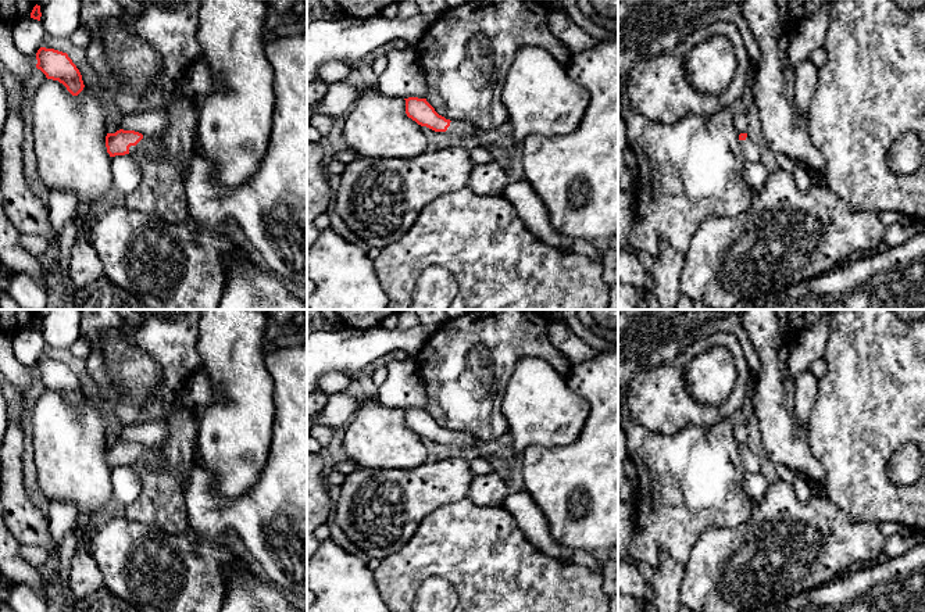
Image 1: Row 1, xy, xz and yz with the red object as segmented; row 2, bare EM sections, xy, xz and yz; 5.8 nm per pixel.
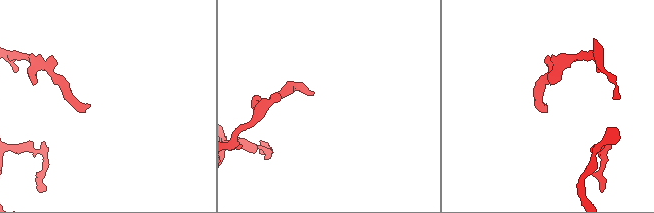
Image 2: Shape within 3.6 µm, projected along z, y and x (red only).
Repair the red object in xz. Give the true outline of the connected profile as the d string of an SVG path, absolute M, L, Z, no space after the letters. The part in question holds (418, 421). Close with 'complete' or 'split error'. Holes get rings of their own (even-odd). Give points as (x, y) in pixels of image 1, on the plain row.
M408 408L406 411L406 425L421 437L435 443L450 444L456 447L471 447L479 441L475 436L462 432L450 432L439 426L426 409Z | split error

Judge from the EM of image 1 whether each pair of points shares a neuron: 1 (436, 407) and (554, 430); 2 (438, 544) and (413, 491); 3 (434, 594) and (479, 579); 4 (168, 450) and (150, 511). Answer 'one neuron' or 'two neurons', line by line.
1: two neurons
2: two neurons
3: two neurons
4: one neuron

